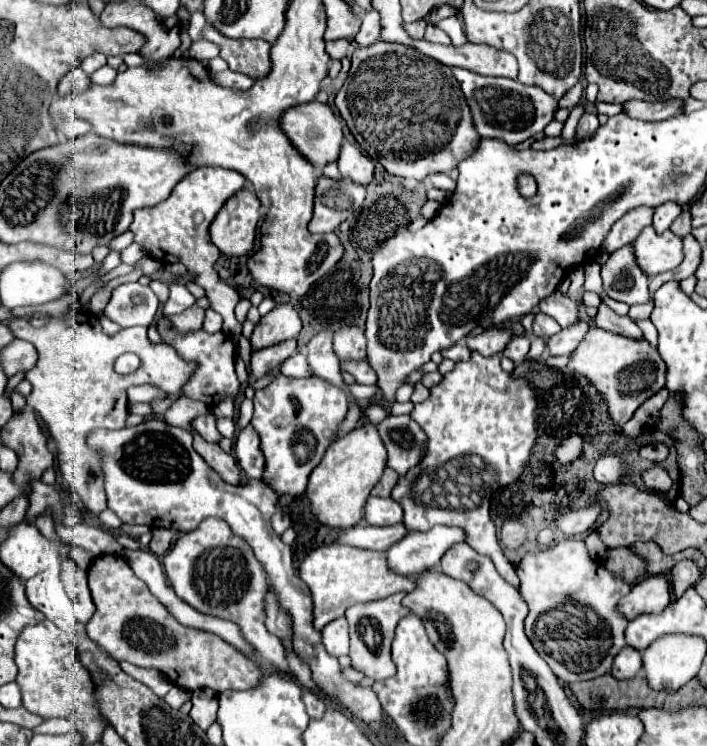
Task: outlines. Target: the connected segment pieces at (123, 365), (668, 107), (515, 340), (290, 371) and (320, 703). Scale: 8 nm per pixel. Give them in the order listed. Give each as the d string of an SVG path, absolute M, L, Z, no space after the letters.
M126 353L116 359L114 369L117 373L128 374L134 372L138 365L140 365L138 357L134 354Z
M670 99L670 101L626 101L622 105L622 111L628 113L634 119L642 119L642 121L662 121L668 117L674 117L678 113L682 113L682 101L678 99Z
M514 335L508 341L508 345L502 351L502 355L508 357L508 359L512 359L514 363L522 363L526 359L526 355L528 355L528 349L530 349L530 341L526 337L522 337L522 335Z
M296 353L292 357L288 357L279 368L279 372L288 377L312 377L314 373L308 367L306 355L304 353Z
M304 691L302 701L304 701L306 709L308 709L310 719L318 719L318 717L324 715L324 711L326 711L326 701L324 701L322 697L318 697L316 693L312 693L312 691Z

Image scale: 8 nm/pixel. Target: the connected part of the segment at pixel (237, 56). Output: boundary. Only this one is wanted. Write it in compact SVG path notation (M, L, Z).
M262 39L256 41L230 41L236 43L228 45L228 67L232 71L262 77L270 69L270 45Z

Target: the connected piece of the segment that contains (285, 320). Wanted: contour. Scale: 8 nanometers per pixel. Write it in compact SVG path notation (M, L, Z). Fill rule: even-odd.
M290 303L276 305L254 327L254 333L250 337L250 347L252 347L252 351L260 351L264 347L294 339L294 337L298 337L300 329L302 329L302 321L300 321L296 309Z

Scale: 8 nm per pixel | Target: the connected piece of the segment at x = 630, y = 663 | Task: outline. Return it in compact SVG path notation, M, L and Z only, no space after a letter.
M624 647L616 657L614 657L614 665L612 665L612 671L610 675L614 679L630 679L630 677L636 677L642 669L642 657L636 649L632 647Z

